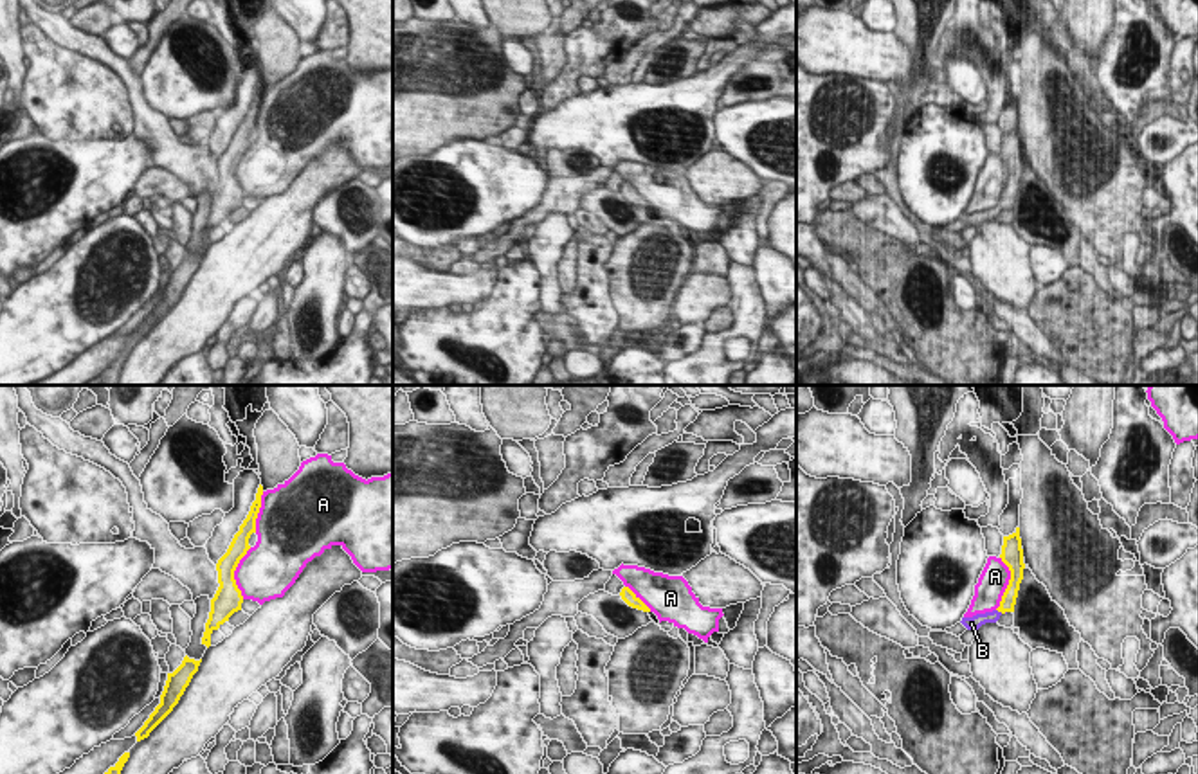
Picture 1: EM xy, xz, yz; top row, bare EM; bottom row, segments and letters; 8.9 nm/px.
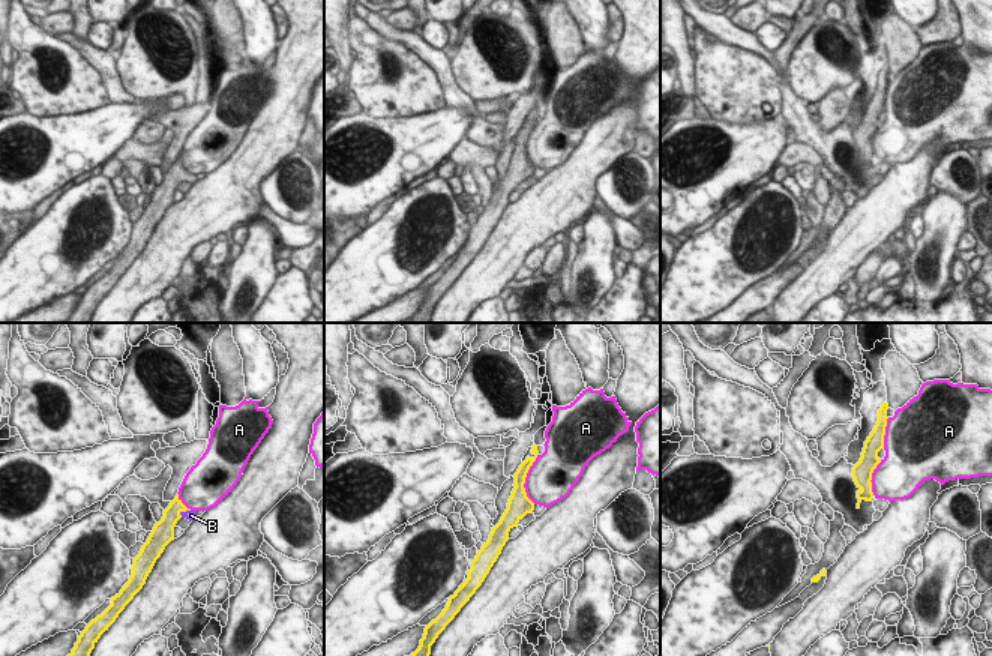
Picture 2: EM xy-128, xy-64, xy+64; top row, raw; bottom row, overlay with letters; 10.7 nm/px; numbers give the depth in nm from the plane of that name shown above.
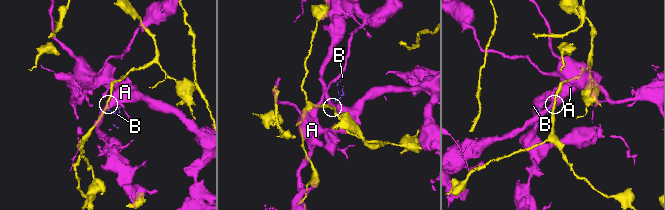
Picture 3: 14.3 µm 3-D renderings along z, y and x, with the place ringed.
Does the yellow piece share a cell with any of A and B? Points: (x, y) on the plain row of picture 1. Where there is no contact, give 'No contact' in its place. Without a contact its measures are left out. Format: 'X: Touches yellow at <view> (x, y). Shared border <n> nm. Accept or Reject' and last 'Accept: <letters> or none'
A: Touches yellow at yz (1009, 180). Shared border 480 nm. Reject
B: Touches yellow at yz (1002, 209). Shared border 100 nm. Accept
Accept: B

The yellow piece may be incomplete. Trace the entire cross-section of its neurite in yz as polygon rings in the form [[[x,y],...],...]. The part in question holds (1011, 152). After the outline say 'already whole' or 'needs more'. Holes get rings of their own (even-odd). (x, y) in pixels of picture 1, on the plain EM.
[[[1016,124],[1012,131],[1003,133],[1000,155],[1011,167],[1011,176],[1002,193],[1000,203],[993,209],[976,211],[973,214],[962,214],[960,220],[967,227],[978,227],[985,220],[996,220],[1002,211],[1014,209],[1014,202],[1016,202],[1016,194],[1018,194],[1018,187],[1023,176],[1023,166],[1025,166],[1020,124]]] | needs more

